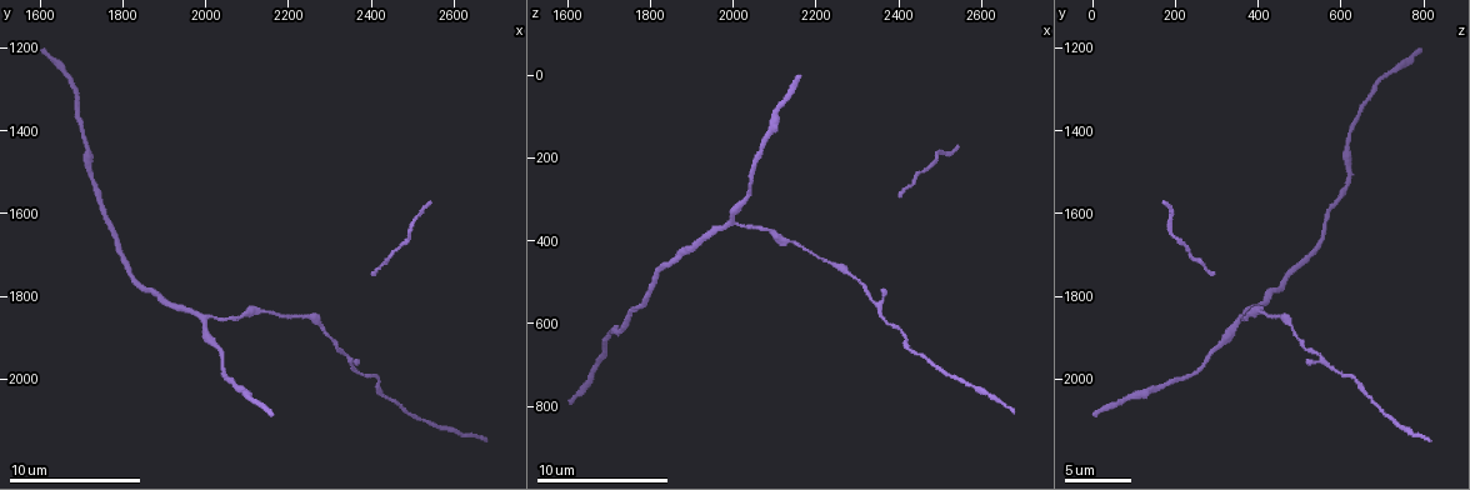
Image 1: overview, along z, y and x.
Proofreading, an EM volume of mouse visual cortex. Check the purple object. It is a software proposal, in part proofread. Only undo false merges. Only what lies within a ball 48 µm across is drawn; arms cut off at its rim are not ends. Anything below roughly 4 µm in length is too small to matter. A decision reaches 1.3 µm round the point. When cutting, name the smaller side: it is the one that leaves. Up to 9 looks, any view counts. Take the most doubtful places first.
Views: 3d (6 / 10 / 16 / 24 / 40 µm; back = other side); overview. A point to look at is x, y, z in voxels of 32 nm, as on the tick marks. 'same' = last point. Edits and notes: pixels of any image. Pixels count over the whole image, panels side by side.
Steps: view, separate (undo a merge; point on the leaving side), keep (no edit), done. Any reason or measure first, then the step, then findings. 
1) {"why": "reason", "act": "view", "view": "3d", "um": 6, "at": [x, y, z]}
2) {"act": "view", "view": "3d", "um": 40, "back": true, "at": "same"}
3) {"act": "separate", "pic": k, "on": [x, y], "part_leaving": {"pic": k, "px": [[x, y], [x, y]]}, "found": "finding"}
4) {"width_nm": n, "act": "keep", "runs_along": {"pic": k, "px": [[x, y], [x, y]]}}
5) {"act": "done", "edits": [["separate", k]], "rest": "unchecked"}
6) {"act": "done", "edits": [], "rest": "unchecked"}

{"act": "view", "view": "3d", "um": 10, "at": [1985, 1860, 355]}

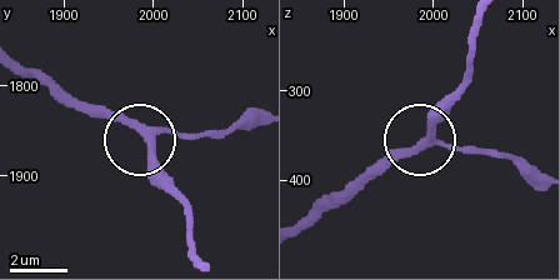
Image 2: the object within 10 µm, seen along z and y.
{"act": "view", "view": "3d", "um": 10, "back": true, "at": [1990, 1850, 360]}

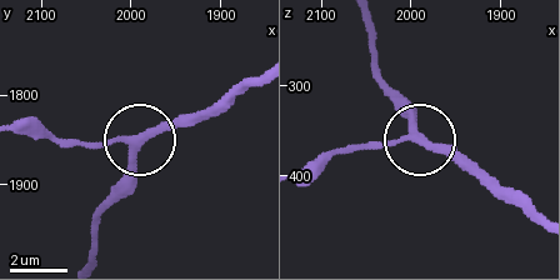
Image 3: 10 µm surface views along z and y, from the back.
{"side_arm_um": 32, "act": "keep", "found": "continuous, no second cell"}

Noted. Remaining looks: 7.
{"why": "thick turns thin", "act": "view", "view": "3d", "um": 6, "at": [2405, 1995, 620]}

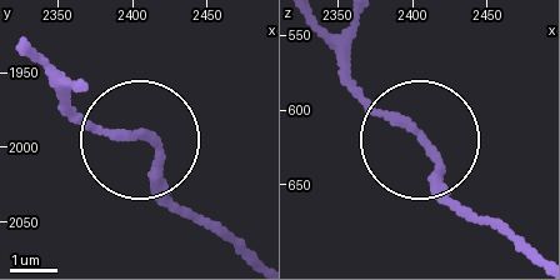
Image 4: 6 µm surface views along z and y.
{"act": "keep", "found": "continuous, no second cell"}

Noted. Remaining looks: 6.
{"why": "sudden change in width", "act": "view", "view": "3d", "um": 10, "at": [2140, 1845, 405]}

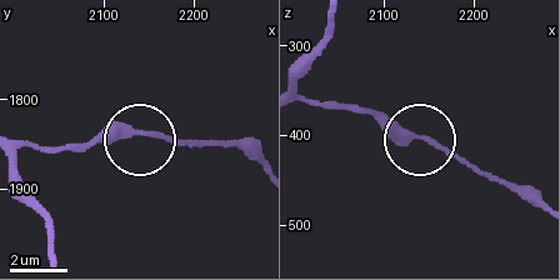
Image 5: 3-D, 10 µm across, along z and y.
{"width_nm": 280, "act": "keep", "runs_along": {"pic": 5, "px": [[301, 103], [394, 121], [500, 179]]}, "found": "one cell here"}

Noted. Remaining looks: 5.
{"why": "calibre changes", "act": "view", "view": "3d", "um": 16, "at": [1710, 1440, 620]}

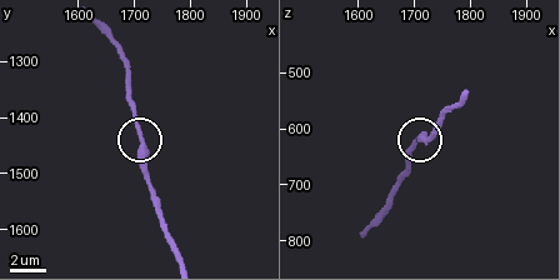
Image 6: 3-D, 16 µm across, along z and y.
{"act": "view", "view": "3d", "um": 16, "back": true, "at": "same"}

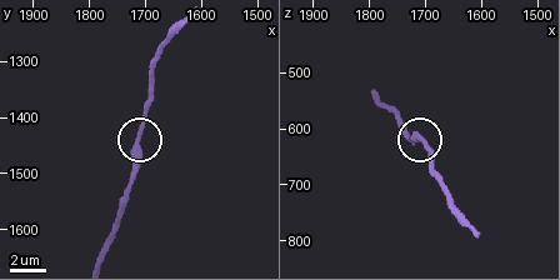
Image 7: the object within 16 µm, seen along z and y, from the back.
{"width_nm": 340, "act": "keep", "runs_along": {"pic": 7, "px": [[103, 256], [134, 171], [148, 88]]}, "found": "continuous, no second cell"}

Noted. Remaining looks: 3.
{"act": "done", "edits": [], "rest": "unchecked"}

